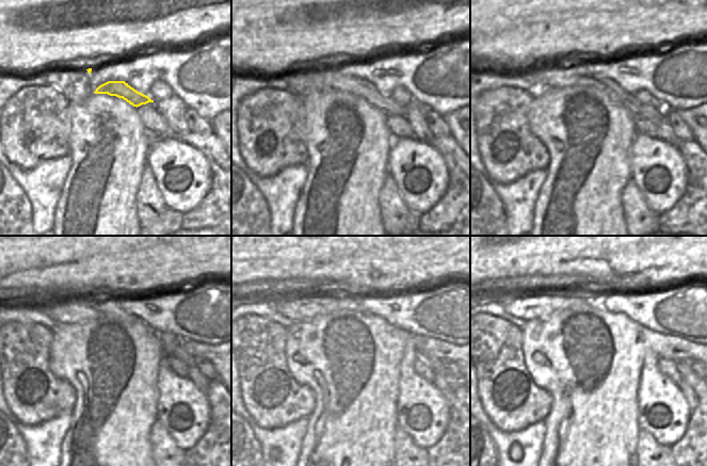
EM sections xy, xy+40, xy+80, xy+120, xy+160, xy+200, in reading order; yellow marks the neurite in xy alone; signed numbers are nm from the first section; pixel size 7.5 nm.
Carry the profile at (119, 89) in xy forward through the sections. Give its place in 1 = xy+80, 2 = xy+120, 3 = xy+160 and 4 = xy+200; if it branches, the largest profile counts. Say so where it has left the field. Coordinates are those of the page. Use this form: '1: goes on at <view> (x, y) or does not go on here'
1: goes on at xy+80 (551, 74)
2: goes on at xy+120 (74, 309)
3: goes on at xy+160 (302, 307)
4: goes on at xy+200 (537, 305)

